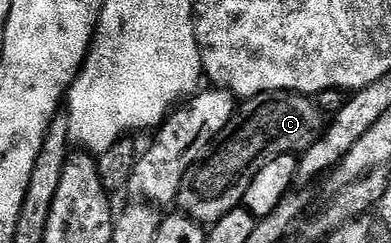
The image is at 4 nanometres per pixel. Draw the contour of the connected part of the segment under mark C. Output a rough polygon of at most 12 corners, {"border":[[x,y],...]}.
{"border":[[304,93],[242,100],[183,175],[176,207],[202,227],[251,179],[304,153],[327,117]]}

